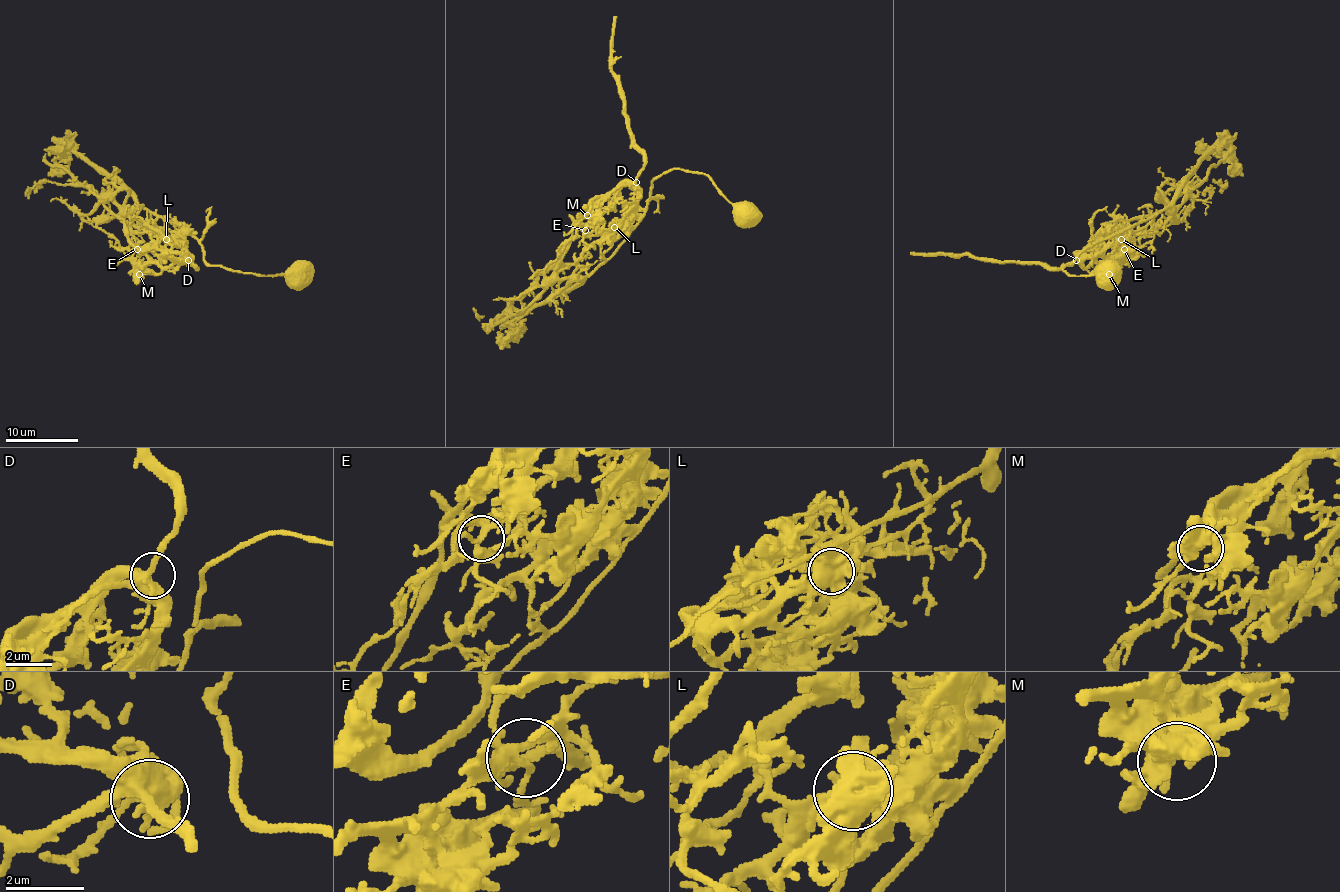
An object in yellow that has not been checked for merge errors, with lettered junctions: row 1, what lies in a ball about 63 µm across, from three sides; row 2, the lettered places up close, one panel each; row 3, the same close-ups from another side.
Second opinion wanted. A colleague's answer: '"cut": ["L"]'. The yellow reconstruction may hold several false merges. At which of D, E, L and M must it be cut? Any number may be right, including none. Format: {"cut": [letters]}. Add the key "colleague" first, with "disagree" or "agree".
{"colleague": "agree", "cut": ["L"]}

